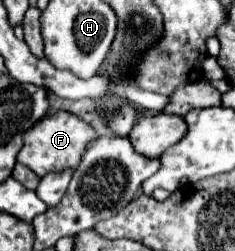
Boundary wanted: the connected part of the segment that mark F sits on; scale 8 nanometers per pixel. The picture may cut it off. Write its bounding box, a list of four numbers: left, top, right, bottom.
[18,111,98,177]

